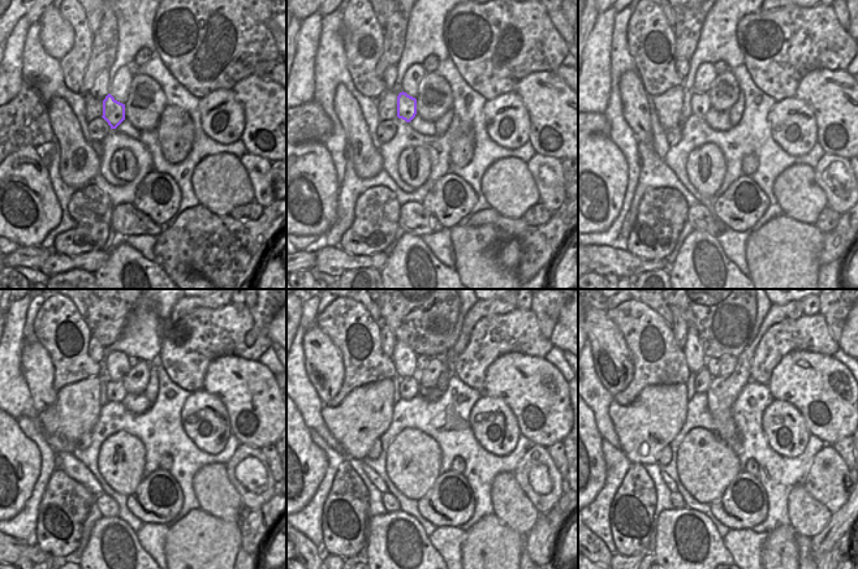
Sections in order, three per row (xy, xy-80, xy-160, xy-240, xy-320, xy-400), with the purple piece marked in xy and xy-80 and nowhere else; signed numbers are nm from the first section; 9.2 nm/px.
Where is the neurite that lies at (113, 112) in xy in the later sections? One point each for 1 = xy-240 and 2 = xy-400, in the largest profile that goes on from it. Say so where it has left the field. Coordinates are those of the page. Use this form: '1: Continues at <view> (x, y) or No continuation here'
1: Continues at xy-240 (116, 392)
2: Continues at xy-400 (703, 378)

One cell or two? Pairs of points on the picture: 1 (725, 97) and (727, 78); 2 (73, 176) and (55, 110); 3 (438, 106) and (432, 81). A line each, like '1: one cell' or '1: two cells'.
1: one cell
2: one cell
3: one cell

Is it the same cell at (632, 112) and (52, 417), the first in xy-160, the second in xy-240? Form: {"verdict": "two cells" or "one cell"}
{"verdict": "two cells"}

